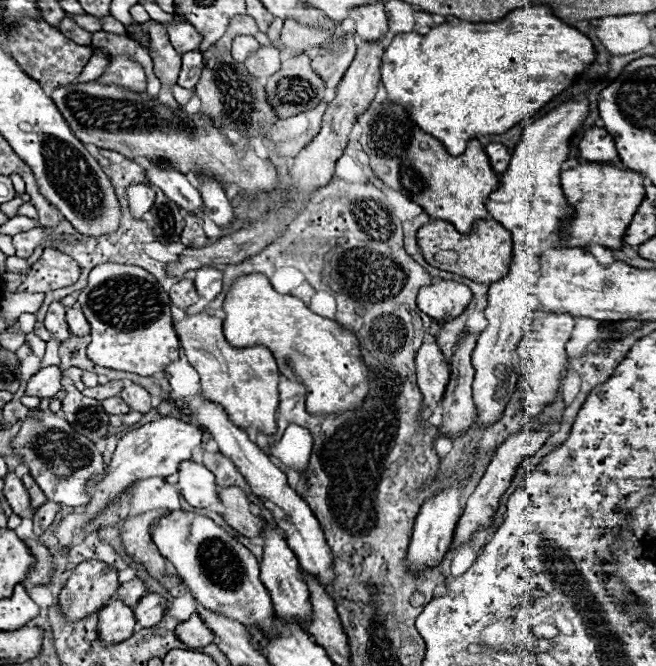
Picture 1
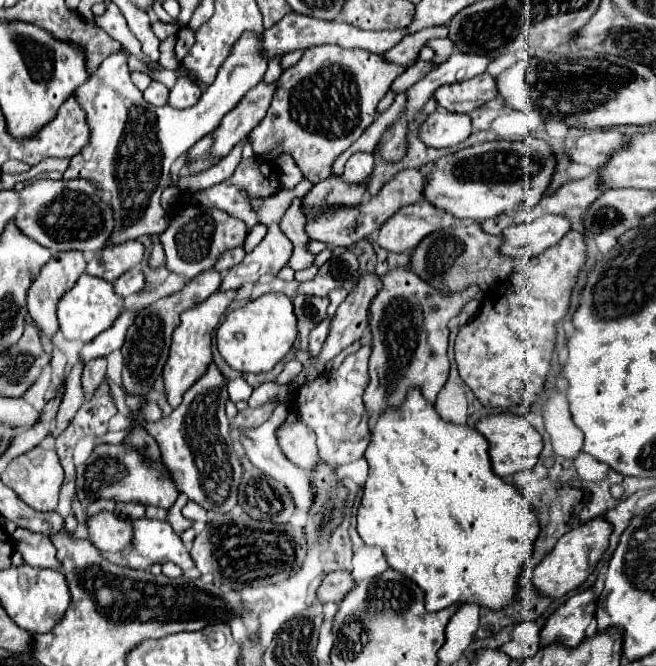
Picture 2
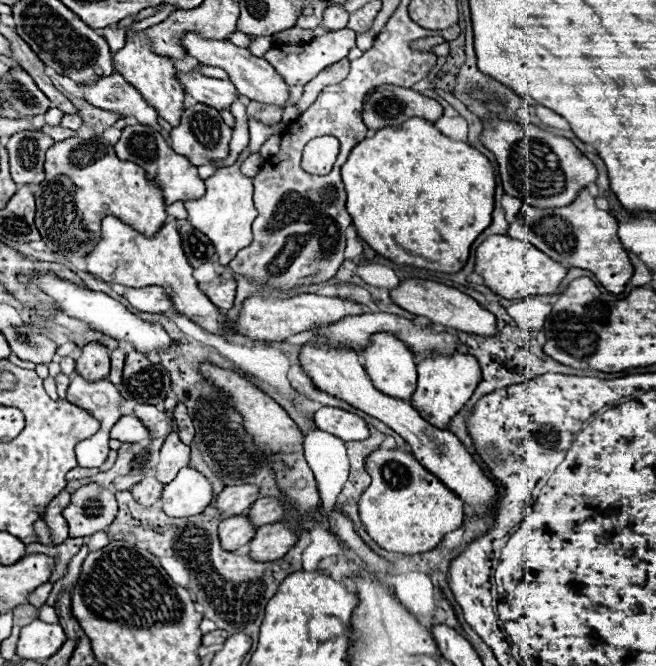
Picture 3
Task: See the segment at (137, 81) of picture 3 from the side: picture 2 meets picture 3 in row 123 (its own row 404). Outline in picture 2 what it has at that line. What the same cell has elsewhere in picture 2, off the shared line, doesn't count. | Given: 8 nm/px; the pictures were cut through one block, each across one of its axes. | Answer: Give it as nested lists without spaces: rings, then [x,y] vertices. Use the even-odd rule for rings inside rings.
[[[214,292],[208,300],[204,300],[202,304],[194,306],[192,310],[186,310],[180,316],[180,326],[174,330],[174,338],[172,338],[172,346],[170,346],[170,356],[166,360],[166,366],[162,370],[162,378],[164,378],[164,396],[168,400],[168,404],[172,408],[176,408],[182,402],[182,396],[186,394],[188,388],[192,388],[208,370],[210,362],[212,362],[212,350],[210,350],[210,342],[212,342],[212,332],[220,322],[220,316],[224,314],[224,310],[232,304],[236,292]]]

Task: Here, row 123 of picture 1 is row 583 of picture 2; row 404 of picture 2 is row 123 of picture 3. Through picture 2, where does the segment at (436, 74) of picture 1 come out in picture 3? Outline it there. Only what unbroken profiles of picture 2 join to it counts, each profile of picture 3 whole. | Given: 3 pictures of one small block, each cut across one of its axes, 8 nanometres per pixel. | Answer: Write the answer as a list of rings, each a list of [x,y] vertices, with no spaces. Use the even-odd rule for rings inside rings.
[[[410,118],[400,126],[388,126],[388,128],[380,128],[376,130],[376,134],[372,138],[364,138],[360,144],[354,146],[350,158],[346,160],[346,164],[342,166],[342,180],[348,192],[348,212],[352,216],[352,224],[358,228],[358,236],[368,242],[378,254],[398,262],[398,264],[410,264],[410,266],[418,266],[418,268],[428,268],[428,270],[440,270],[440,272],[458,272],[462,270],[462,266],[466,264],[468,256],[470,256],[470,246],[472,242],[478,238],[478,234],[482,230],[486,230],[490,226],[492,220],[492,208],[494,208],[494,188],[496,188],[496,178],[494,178],[494,170],[490,160],[478,152],[476,148],[472,148],[468,142],[458,142],[452,140],[448,136],[444,136],[442,132],[436,130],[436,126],[428,120],[422,118]]]

